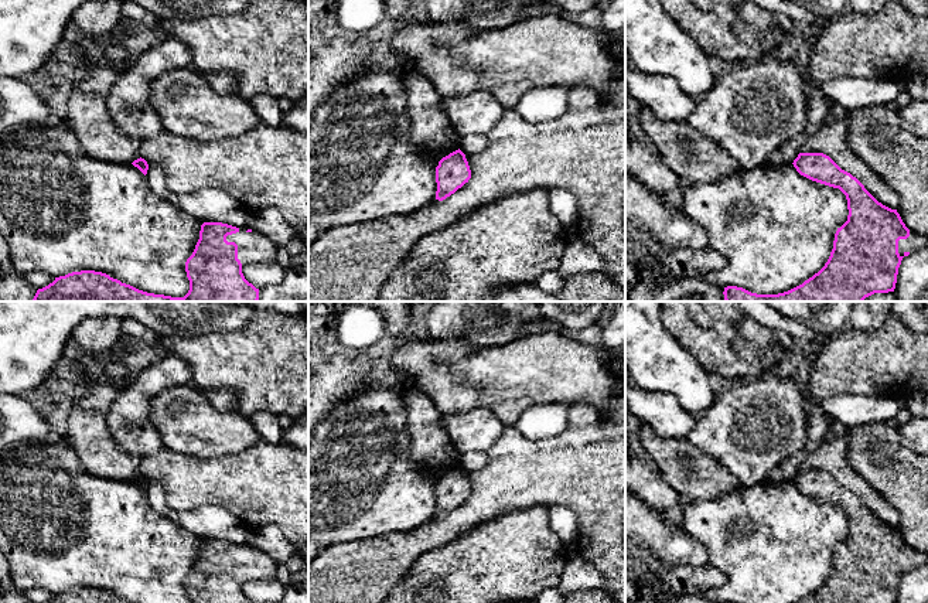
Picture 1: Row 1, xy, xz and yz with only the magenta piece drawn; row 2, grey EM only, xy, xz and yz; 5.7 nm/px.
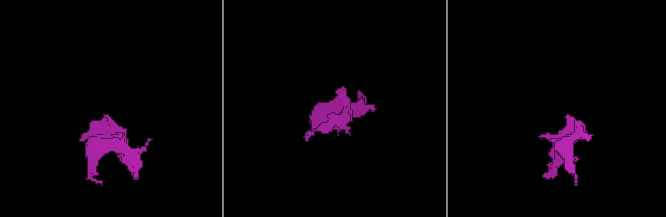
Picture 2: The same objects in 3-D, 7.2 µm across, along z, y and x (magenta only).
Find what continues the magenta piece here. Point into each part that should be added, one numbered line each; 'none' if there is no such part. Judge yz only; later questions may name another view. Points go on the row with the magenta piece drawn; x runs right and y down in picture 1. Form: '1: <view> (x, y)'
1: yz (915, 241)

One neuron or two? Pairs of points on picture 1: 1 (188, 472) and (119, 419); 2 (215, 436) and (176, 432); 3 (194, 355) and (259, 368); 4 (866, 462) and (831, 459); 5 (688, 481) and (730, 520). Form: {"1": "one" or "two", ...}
{"1": "two", "2": "one", "3": "one", "4": "two", "5": "two"}

